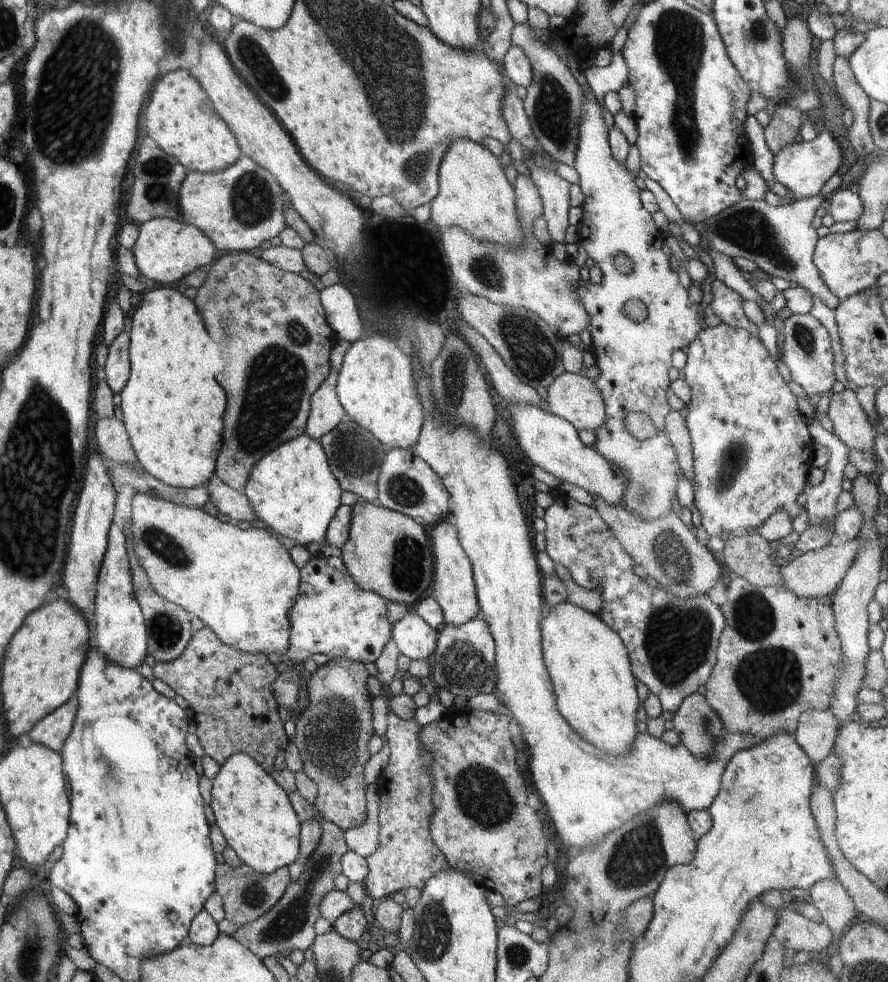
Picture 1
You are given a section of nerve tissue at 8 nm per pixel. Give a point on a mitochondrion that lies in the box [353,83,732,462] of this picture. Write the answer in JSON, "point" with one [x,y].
{"point":[533,355]}

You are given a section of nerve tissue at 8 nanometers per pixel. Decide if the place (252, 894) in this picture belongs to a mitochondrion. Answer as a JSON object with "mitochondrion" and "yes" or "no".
{"mitochondrion":"yes"}

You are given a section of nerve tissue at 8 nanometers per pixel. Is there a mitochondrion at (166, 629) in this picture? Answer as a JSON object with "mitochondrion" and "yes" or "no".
{"mitochondrion":"yes"}

